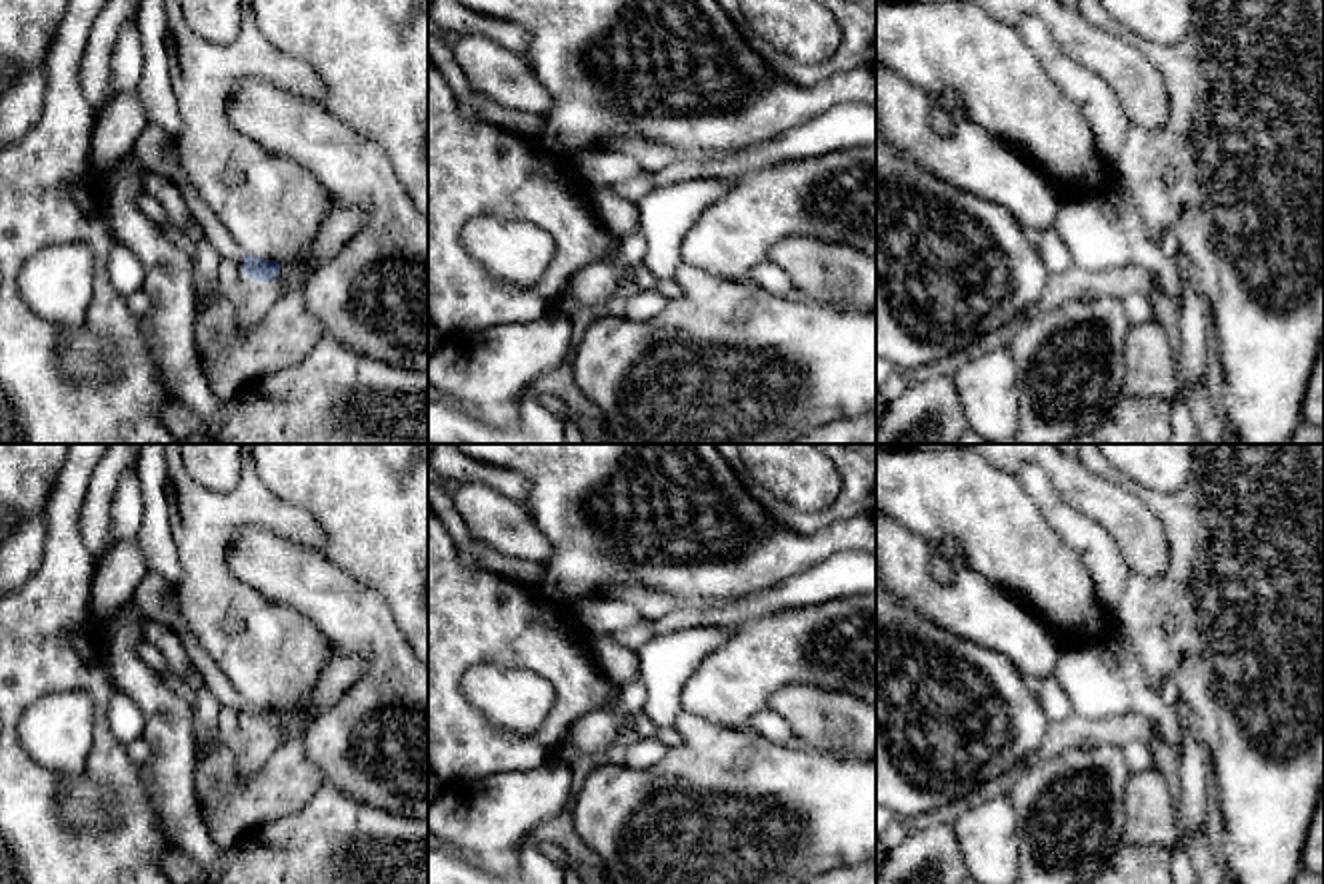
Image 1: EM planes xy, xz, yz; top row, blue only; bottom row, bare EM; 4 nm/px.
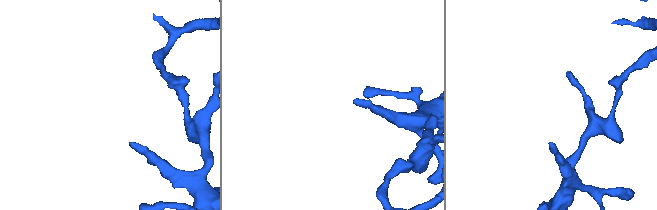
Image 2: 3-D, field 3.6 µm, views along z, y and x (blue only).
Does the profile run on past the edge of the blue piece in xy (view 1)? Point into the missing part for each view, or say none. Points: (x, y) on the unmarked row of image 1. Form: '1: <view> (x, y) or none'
1: xy (156, 600)

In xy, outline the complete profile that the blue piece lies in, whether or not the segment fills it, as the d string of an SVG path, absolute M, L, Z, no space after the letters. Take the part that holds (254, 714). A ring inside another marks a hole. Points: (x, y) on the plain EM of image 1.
M144 570L130 600L146 620L166 624L186 646L196 670L202 674L208 690L222 706L232 706L252 728L272 730L280 722L280 712L260 704L246 702L224 676L224 672L206 656L200 644L188 634L176 600L176 590L160 574Z

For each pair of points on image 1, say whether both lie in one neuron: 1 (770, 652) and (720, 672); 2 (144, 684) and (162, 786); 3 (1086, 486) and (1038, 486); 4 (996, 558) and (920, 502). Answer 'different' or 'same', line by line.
1: same
2: same
3: different
4: same

